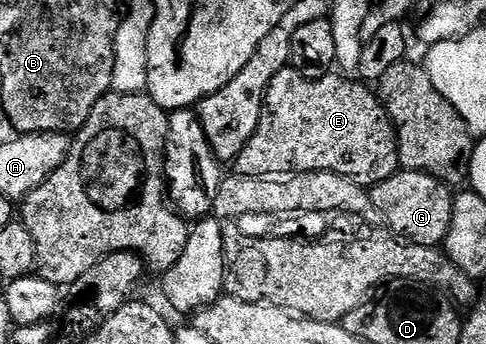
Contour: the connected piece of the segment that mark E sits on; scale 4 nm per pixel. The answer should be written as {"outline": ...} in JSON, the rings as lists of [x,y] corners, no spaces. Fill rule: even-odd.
{"outline":[[[286,68],[270,80],[258,128],[254,136],[250,136],[246,148],[242,148],[236,157],[234,169],[241,178],[337,174],[356,186],[371,188],[394,176],[401,169],[401,164],[396,129],[388,119],[384,103],[380,101],[375,89],[369,88],[363,81],[336,72],[324,78],[307,78],[294,69]]]}

